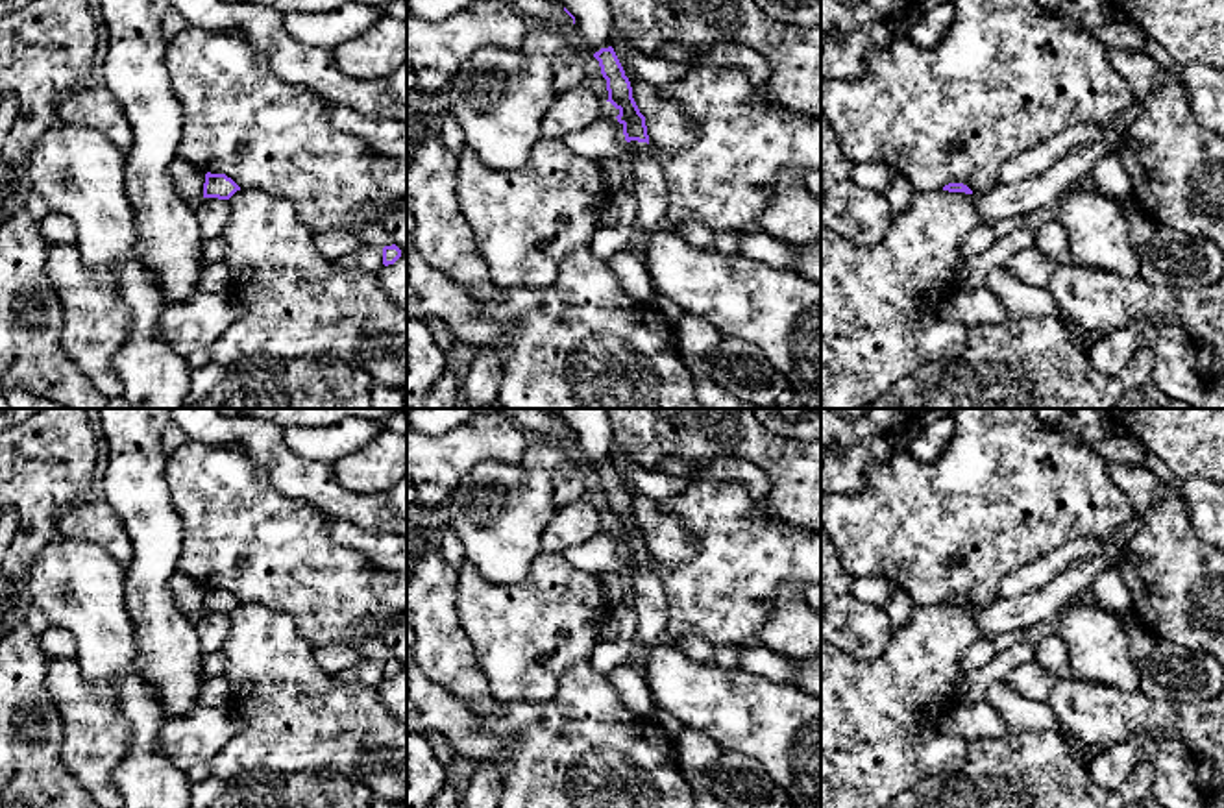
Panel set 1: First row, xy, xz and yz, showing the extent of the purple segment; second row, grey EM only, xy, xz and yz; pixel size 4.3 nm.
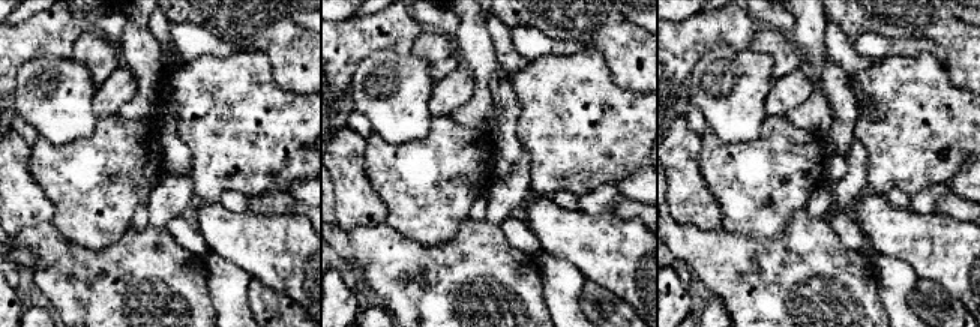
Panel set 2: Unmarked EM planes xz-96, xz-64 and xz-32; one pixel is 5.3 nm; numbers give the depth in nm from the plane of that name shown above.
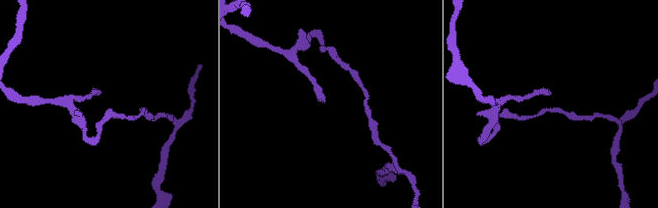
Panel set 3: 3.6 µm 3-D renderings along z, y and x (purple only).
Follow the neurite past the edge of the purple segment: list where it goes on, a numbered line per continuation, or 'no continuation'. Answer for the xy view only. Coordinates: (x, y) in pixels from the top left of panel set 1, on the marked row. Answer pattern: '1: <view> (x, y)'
no continuation

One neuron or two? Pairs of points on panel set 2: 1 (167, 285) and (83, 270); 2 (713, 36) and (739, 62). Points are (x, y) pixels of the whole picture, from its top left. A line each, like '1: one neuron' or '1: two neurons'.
1: one neuron
2: two neurons

